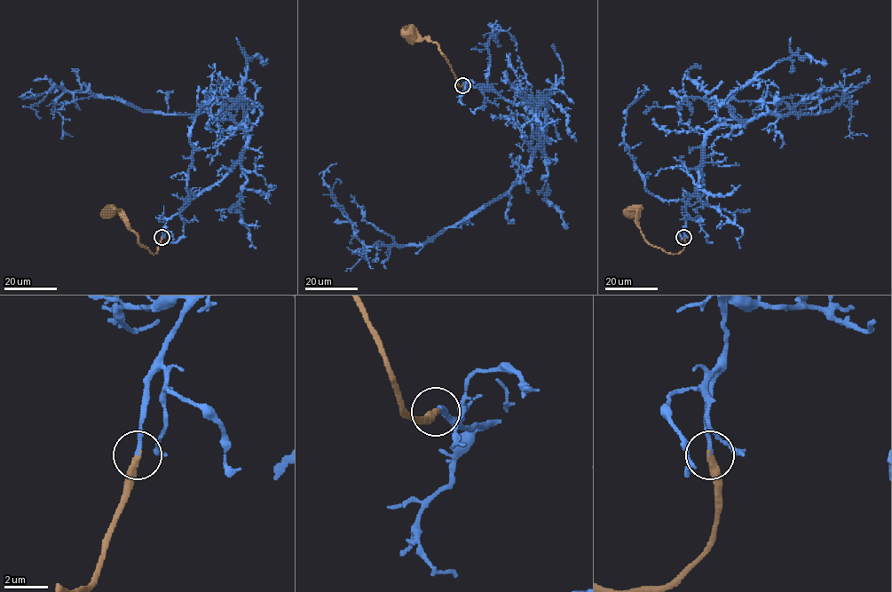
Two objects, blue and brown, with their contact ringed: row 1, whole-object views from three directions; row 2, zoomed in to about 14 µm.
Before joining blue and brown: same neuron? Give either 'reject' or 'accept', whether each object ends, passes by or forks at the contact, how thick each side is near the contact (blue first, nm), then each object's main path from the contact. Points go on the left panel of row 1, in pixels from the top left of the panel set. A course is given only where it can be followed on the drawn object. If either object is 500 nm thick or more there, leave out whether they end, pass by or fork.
accept | blue ends | brown ends | 200/280 nm | blue via (162, 237), (169, 218), (238, 161), (247, 129), (229, 114), (142, 112), (61, 86), (23, 98), (36, 96) | brown via (162, 237), (153, 254), (138, 241), (138, 235), (119, 212), (115, 211), (109, 216), (108, 212)

